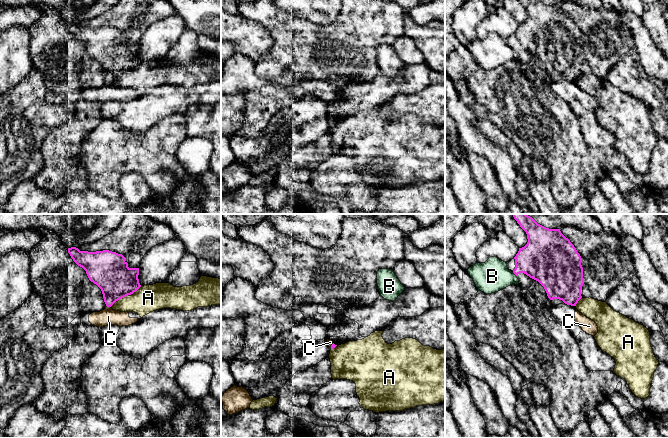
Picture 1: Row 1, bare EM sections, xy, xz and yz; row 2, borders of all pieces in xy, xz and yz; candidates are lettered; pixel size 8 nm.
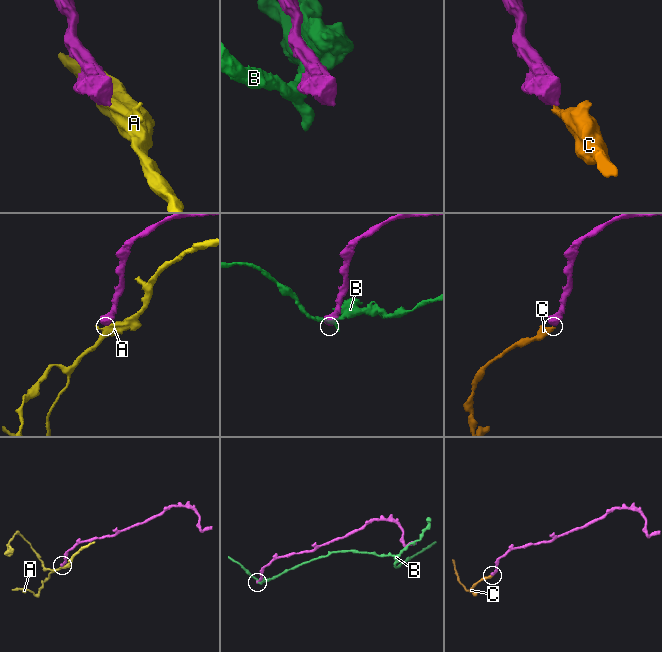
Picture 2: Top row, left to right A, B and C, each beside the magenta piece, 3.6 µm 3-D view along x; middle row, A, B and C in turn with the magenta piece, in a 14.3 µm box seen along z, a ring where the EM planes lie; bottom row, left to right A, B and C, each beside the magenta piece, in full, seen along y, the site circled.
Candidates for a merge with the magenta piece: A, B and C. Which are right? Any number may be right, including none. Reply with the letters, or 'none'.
none

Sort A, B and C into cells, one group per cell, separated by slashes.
A / B / C

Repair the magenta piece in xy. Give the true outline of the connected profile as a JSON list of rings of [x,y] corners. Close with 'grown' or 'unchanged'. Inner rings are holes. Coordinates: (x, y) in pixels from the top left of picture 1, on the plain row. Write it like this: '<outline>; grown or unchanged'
[[[76,23],[68,24],[68,29],[86,47],[89,56],[101,65],[107,83],[141,63],[139,44],[129,44],[122,30],[109,26],[80,27]]]; unchanged

